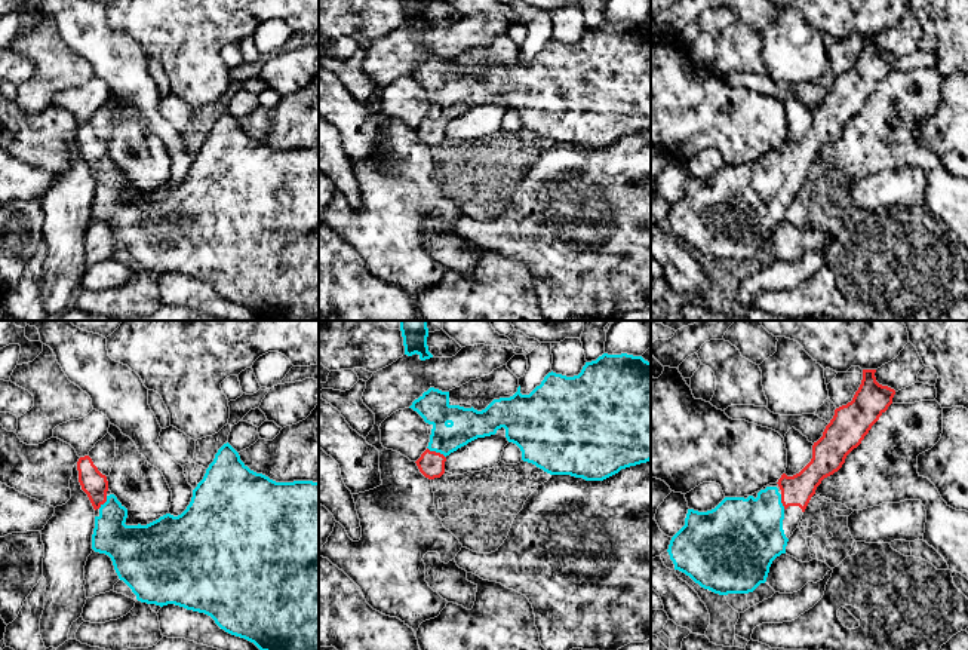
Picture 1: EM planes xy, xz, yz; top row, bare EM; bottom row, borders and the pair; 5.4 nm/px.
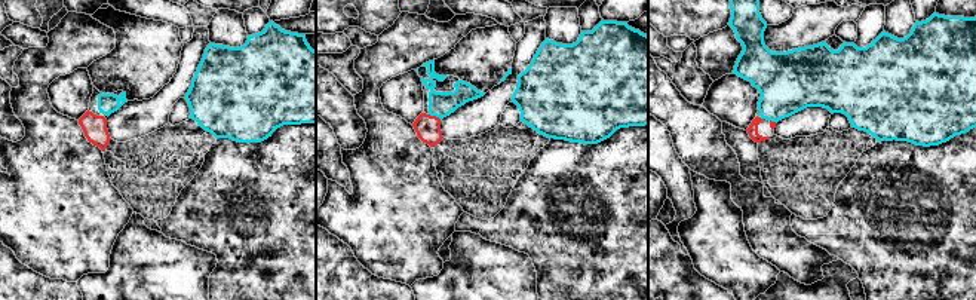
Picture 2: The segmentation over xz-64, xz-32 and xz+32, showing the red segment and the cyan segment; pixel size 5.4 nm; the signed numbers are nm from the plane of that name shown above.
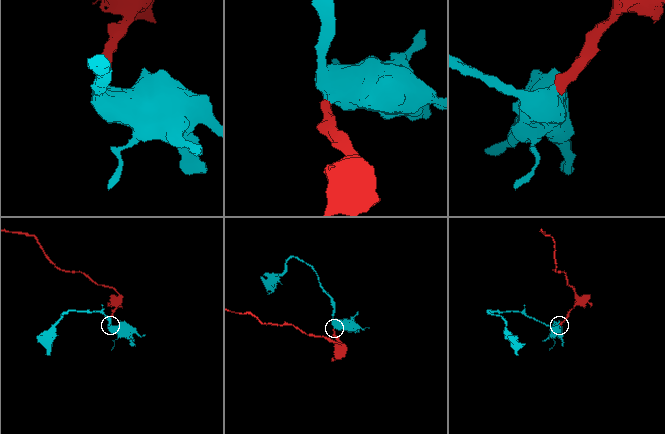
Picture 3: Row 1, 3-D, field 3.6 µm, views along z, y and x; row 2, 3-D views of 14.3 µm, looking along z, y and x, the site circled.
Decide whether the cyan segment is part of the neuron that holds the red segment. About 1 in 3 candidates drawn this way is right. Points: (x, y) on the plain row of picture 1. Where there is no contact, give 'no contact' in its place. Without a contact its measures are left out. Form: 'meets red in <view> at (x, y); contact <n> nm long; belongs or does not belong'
meets red in xz at (435, 119); contact 120 nm long; belongs

